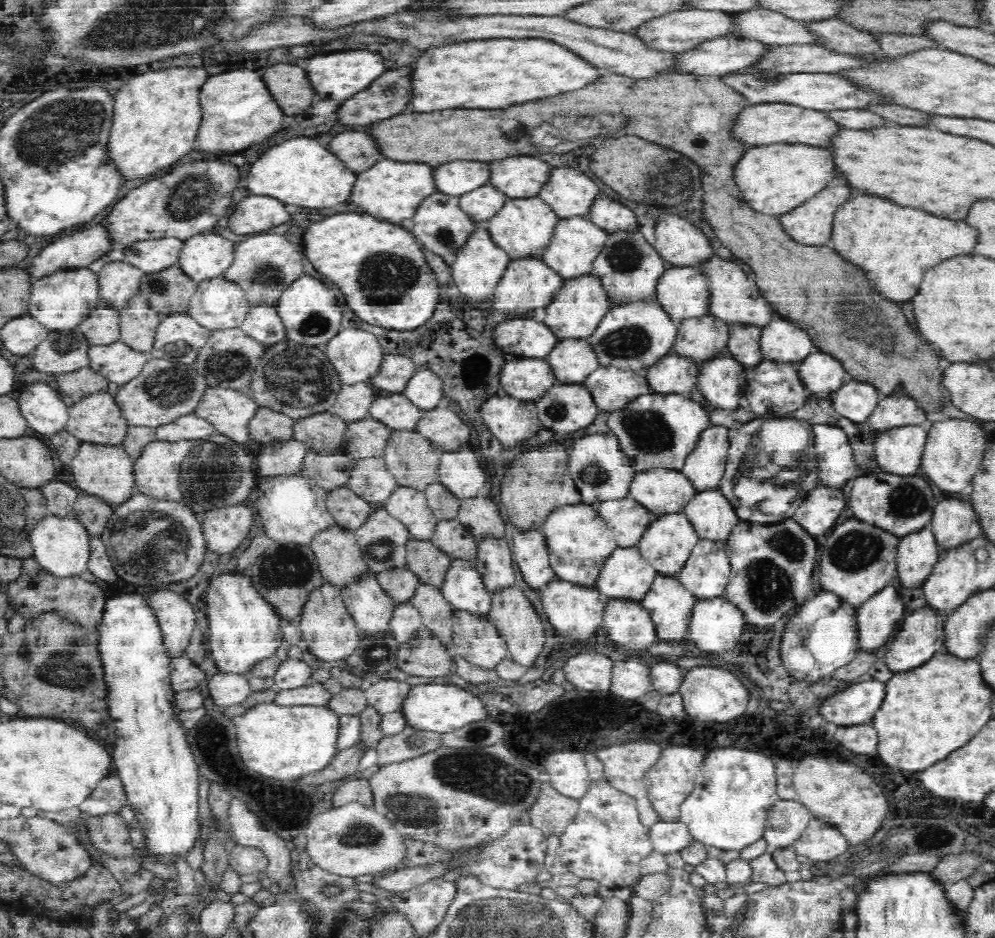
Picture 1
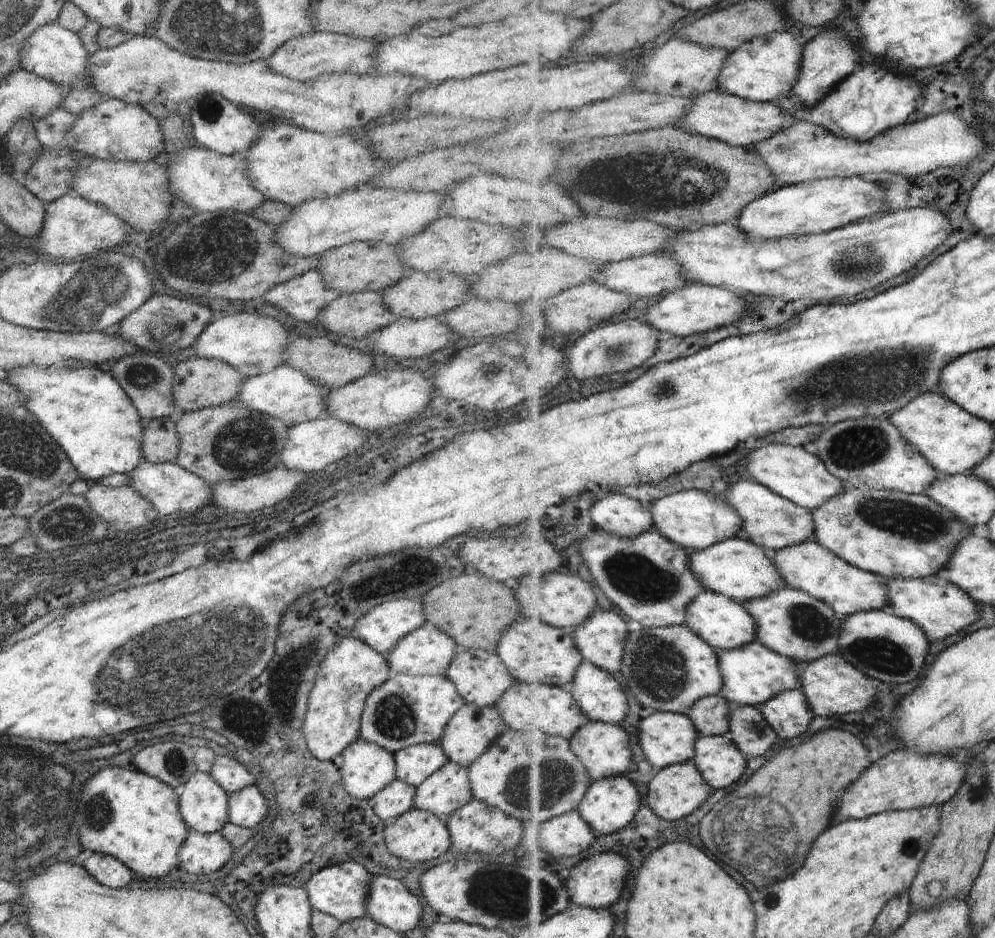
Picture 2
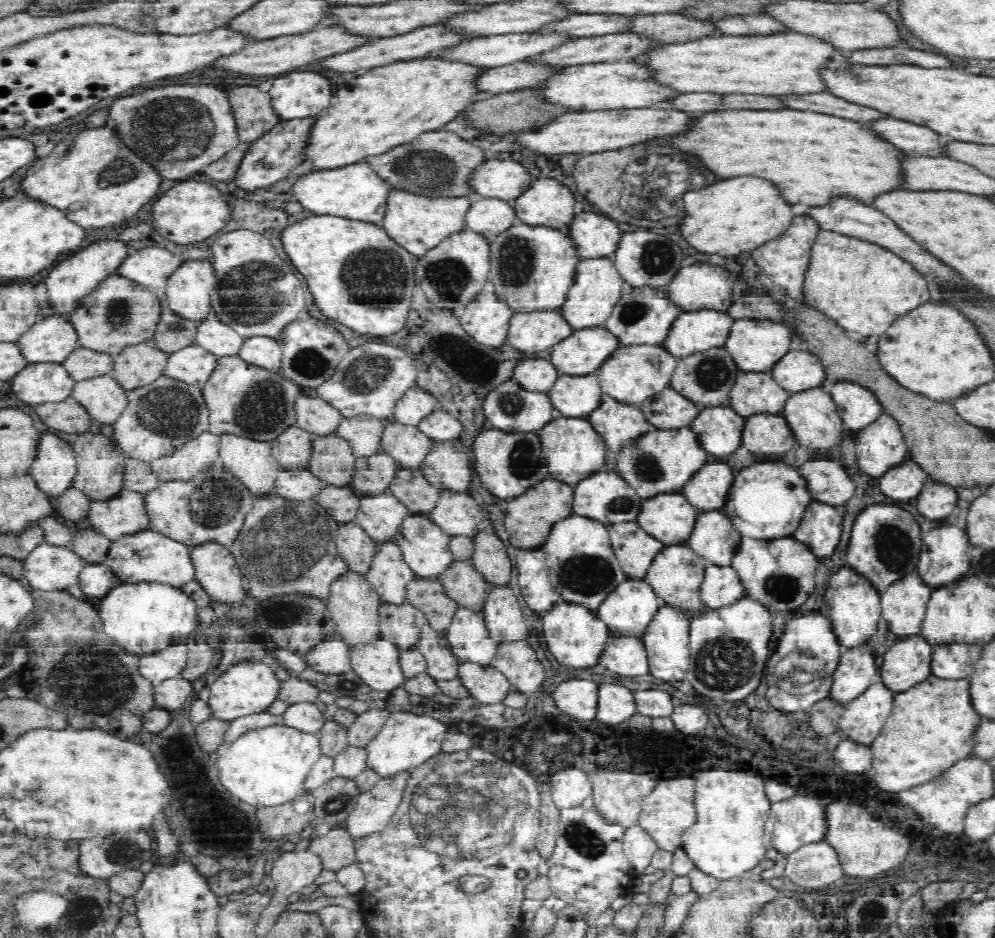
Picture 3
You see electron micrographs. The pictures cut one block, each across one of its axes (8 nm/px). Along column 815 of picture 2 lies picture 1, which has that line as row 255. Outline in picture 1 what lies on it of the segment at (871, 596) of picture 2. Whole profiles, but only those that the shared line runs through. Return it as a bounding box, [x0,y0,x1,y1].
[539,215,608,278]

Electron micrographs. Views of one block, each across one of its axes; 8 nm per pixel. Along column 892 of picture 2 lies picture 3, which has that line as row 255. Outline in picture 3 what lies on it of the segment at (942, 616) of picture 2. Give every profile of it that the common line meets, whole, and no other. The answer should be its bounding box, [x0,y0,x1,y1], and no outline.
[566,206,622,258]

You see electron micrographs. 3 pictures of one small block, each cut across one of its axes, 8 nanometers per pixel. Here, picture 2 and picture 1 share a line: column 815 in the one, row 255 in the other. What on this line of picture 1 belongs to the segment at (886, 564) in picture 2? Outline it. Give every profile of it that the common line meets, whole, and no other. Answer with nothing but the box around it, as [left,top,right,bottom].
[488,194,559,258]

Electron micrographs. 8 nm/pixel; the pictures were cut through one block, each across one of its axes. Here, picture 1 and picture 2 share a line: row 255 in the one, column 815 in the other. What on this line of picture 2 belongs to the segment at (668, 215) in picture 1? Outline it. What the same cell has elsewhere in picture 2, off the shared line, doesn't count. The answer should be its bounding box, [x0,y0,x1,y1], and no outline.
[798,655,878,716]

